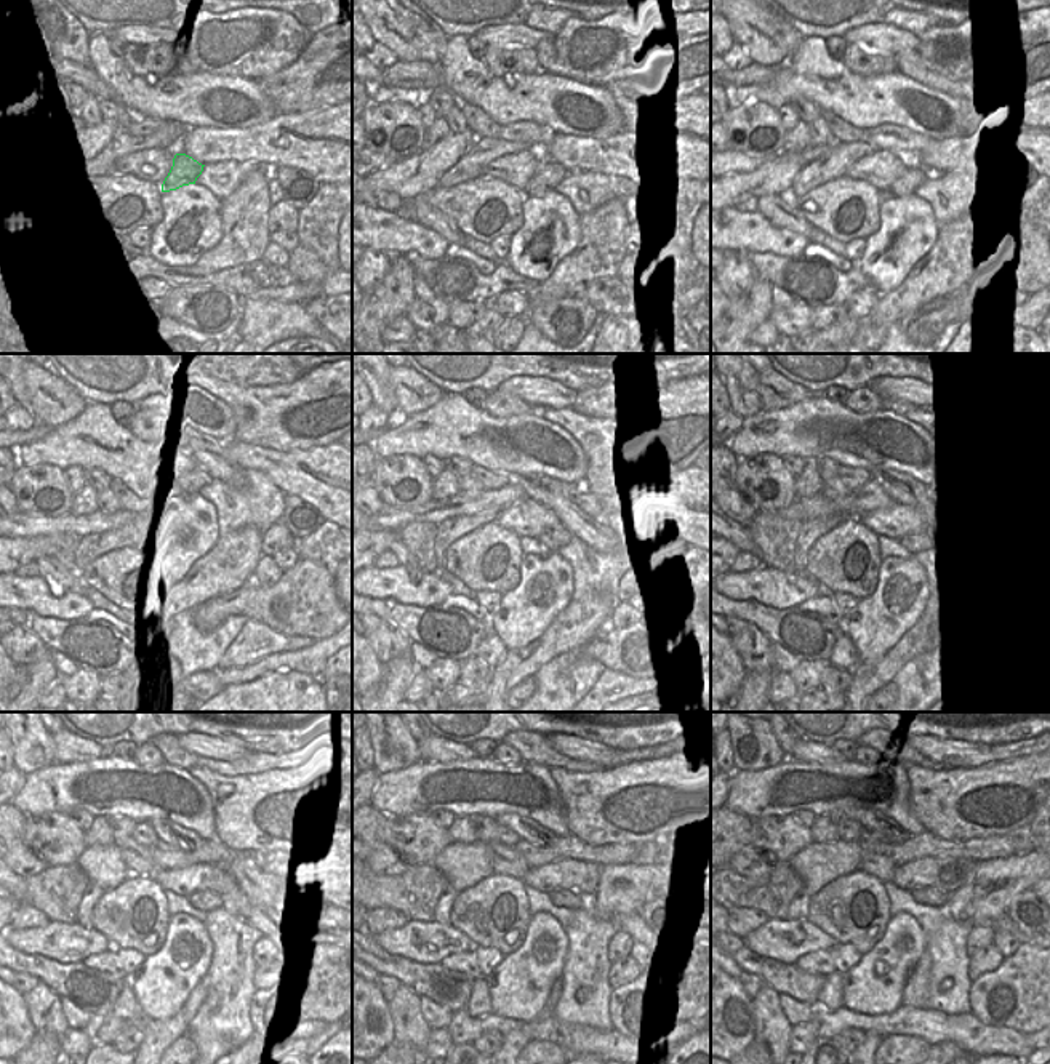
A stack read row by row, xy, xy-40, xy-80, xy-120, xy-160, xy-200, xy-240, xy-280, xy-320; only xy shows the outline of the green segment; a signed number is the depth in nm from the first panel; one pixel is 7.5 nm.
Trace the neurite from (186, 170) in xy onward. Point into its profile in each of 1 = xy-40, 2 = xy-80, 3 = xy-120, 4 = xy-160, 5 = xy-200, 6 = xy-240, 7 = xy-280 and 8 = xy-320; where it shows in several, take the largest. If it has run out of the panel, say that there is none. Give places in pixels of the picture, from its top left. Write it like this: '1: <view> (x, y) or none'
1: xy-40 (548, 176)
2: xy-80 (905, 184)
3: xy-120 (189, 540)
4: xy-160 (554, 540)
5: xy-200 (921, 541)
6: xy-240 (205, 901)
7: xy-280 (562, 898)
8: xy-320 (927, 896)

